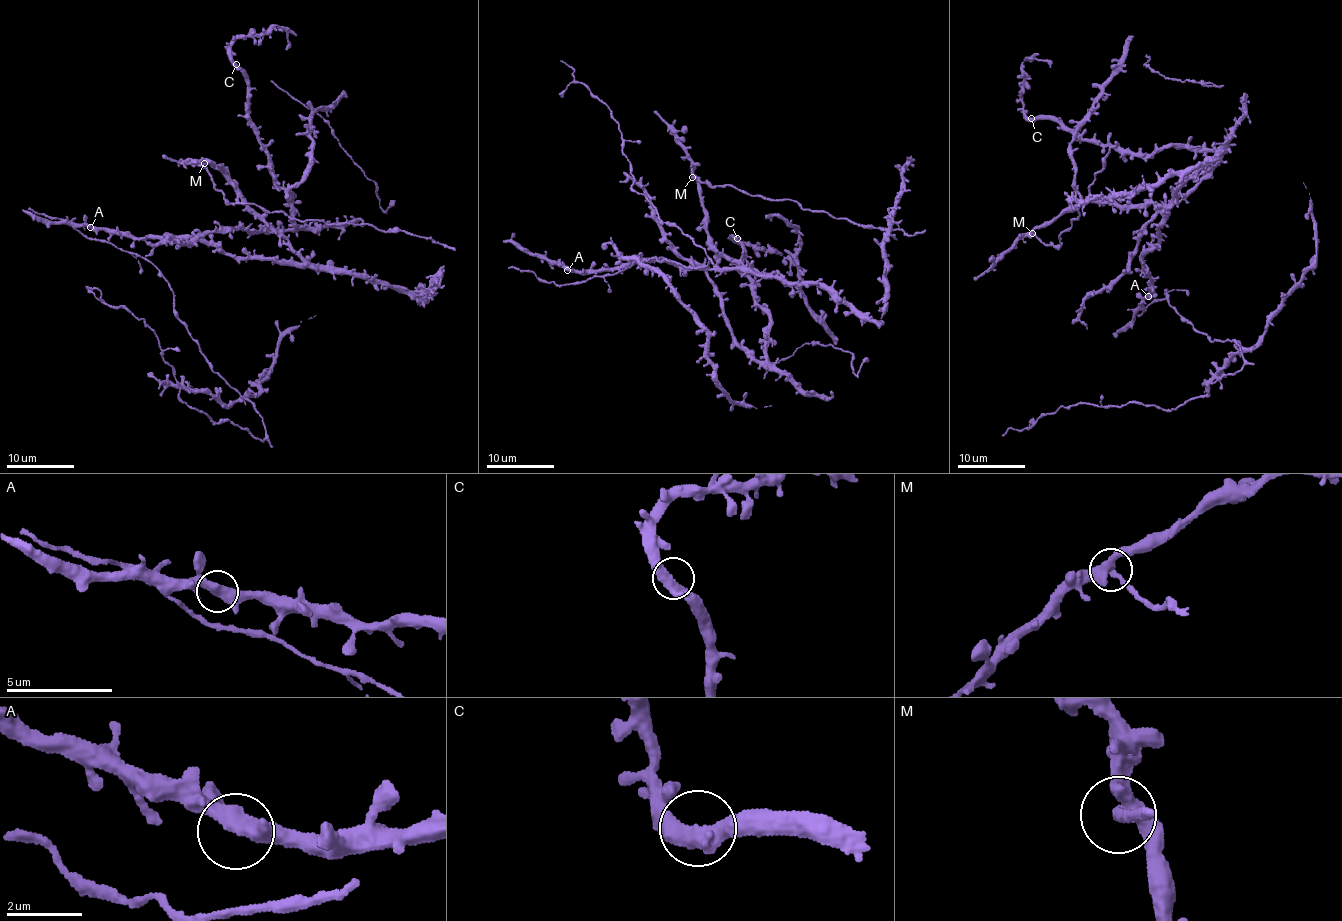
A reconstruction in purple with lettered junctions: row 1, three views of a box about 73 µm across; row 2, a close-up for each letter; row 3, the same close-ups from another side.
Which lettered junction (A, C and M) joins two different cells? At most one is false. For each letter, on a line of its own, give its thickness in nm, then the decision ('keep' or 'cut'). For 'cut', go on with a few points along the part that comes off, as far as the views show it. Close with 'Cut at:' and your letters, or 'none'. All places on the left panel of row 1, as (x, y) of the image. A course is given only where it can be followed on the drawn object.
A: 360 nm | keep
C: 360 nm | keep
M: 360 nm | cut | (204, 163), (212, 183), (231, 203), (251, 202), (301, 221), (372, 224), (386, 231), (408, 231), (455, 250)
Cut at: M

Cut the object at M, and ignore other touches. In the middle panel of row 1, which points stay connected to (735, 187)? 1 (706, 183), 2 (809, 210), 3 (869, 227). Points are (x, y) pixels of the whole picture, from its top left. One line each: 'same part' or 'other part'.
1: same part
2: same part
3: same part

